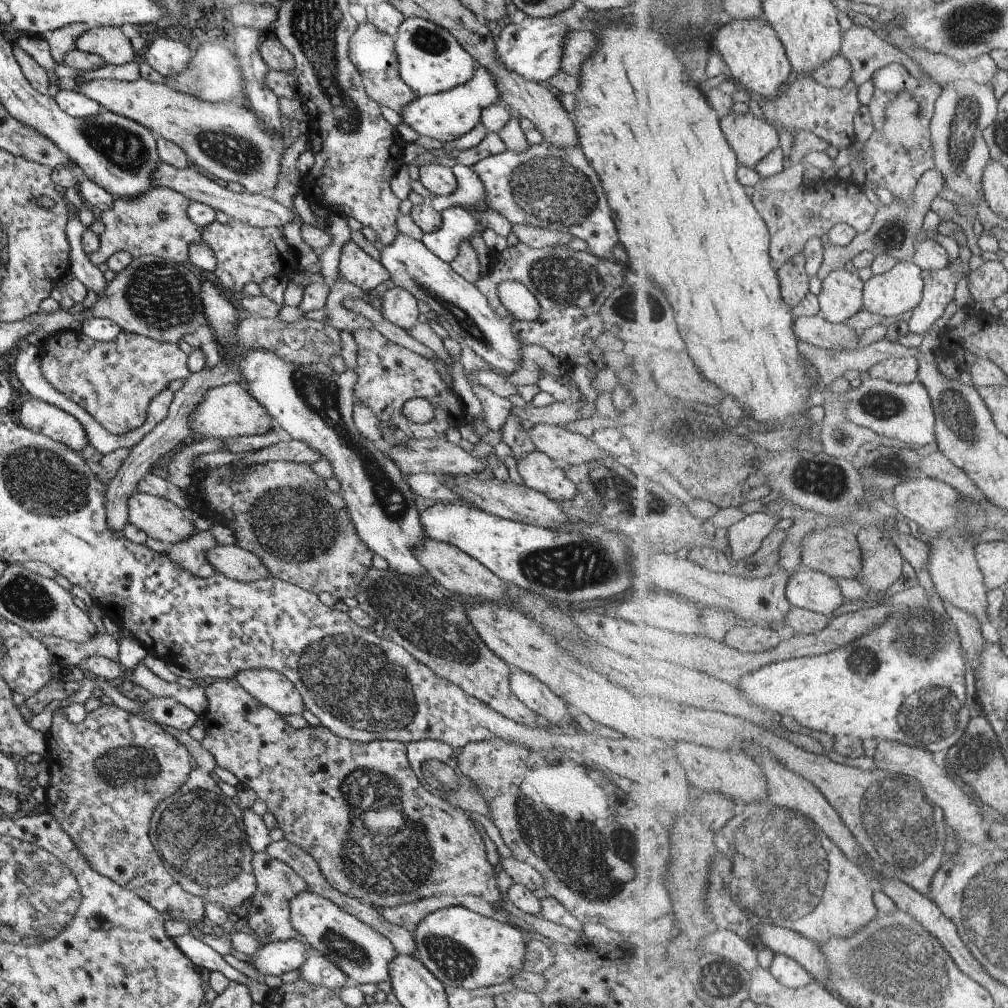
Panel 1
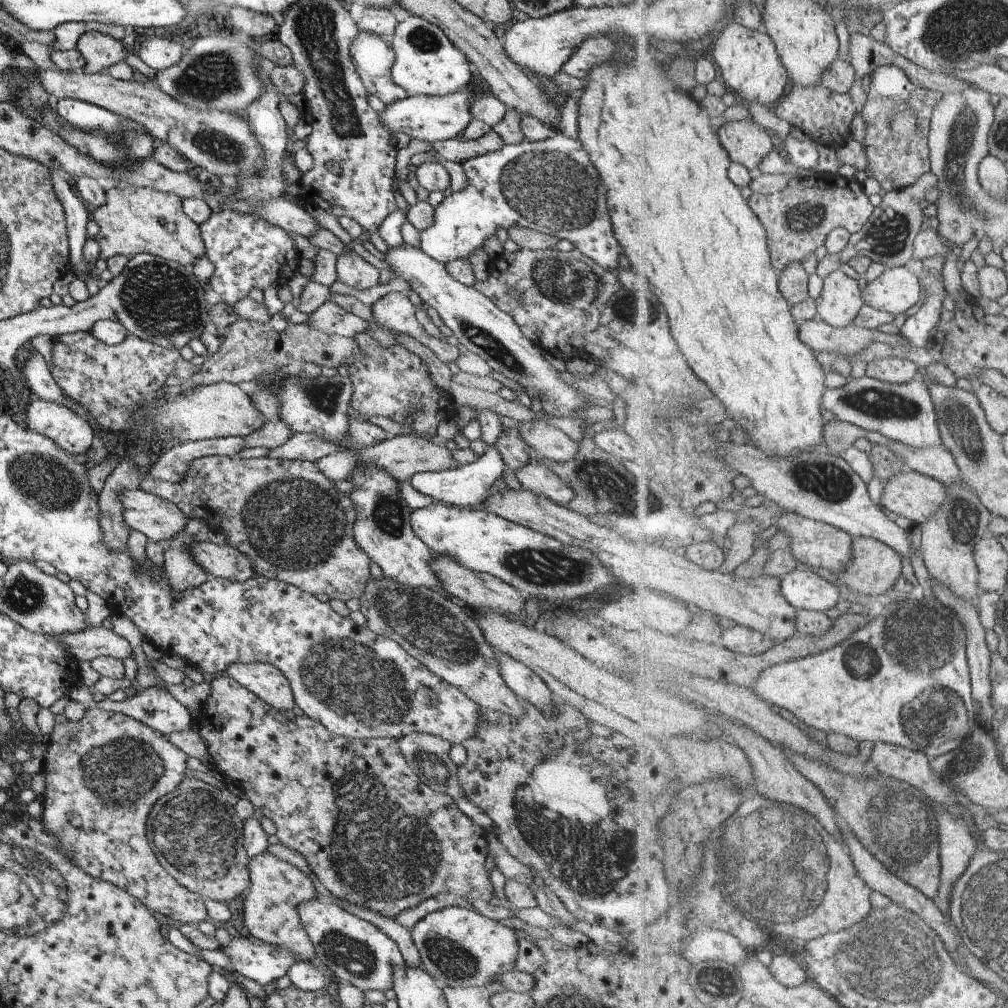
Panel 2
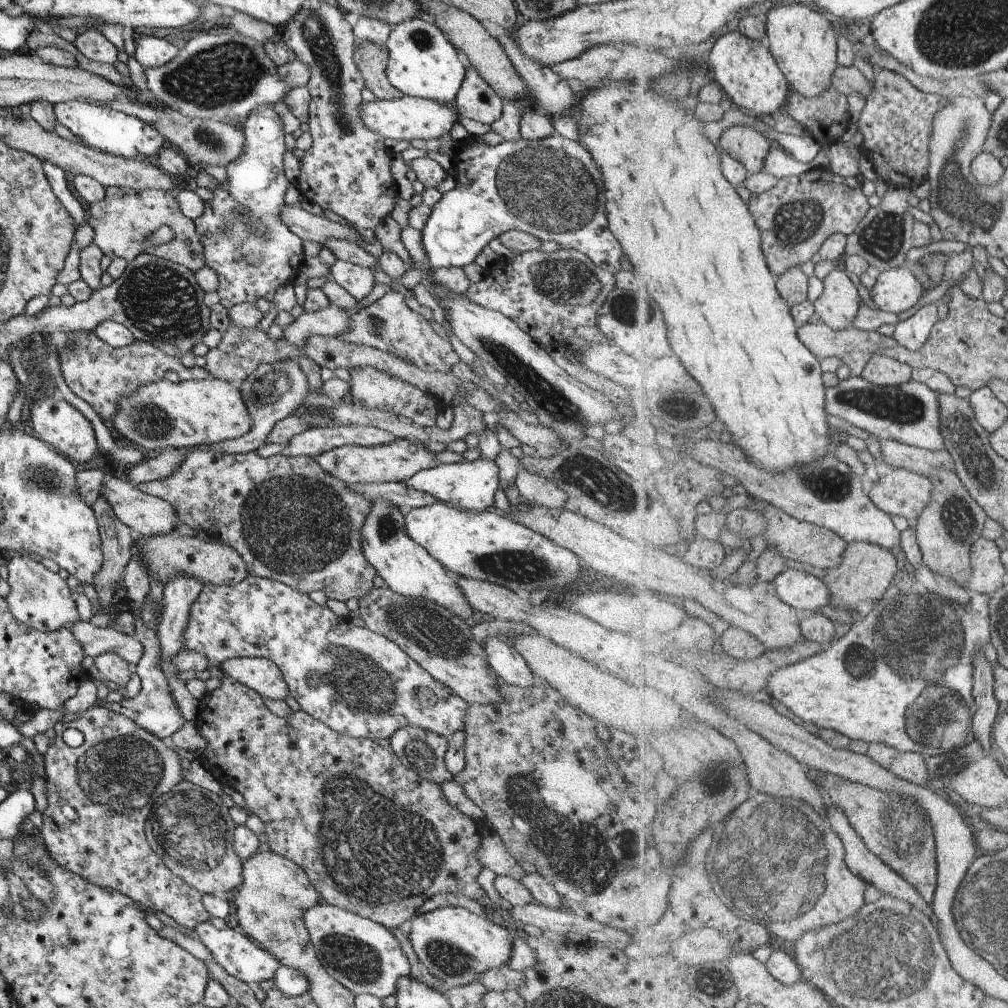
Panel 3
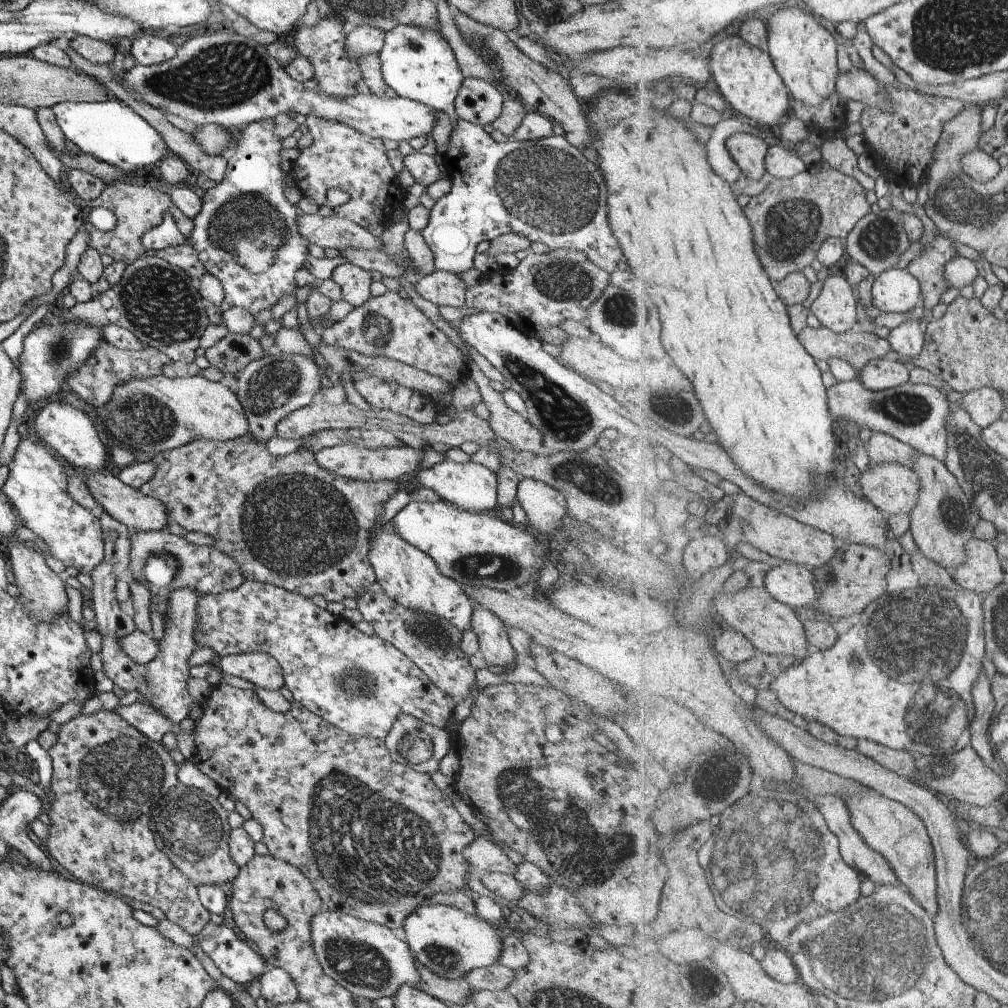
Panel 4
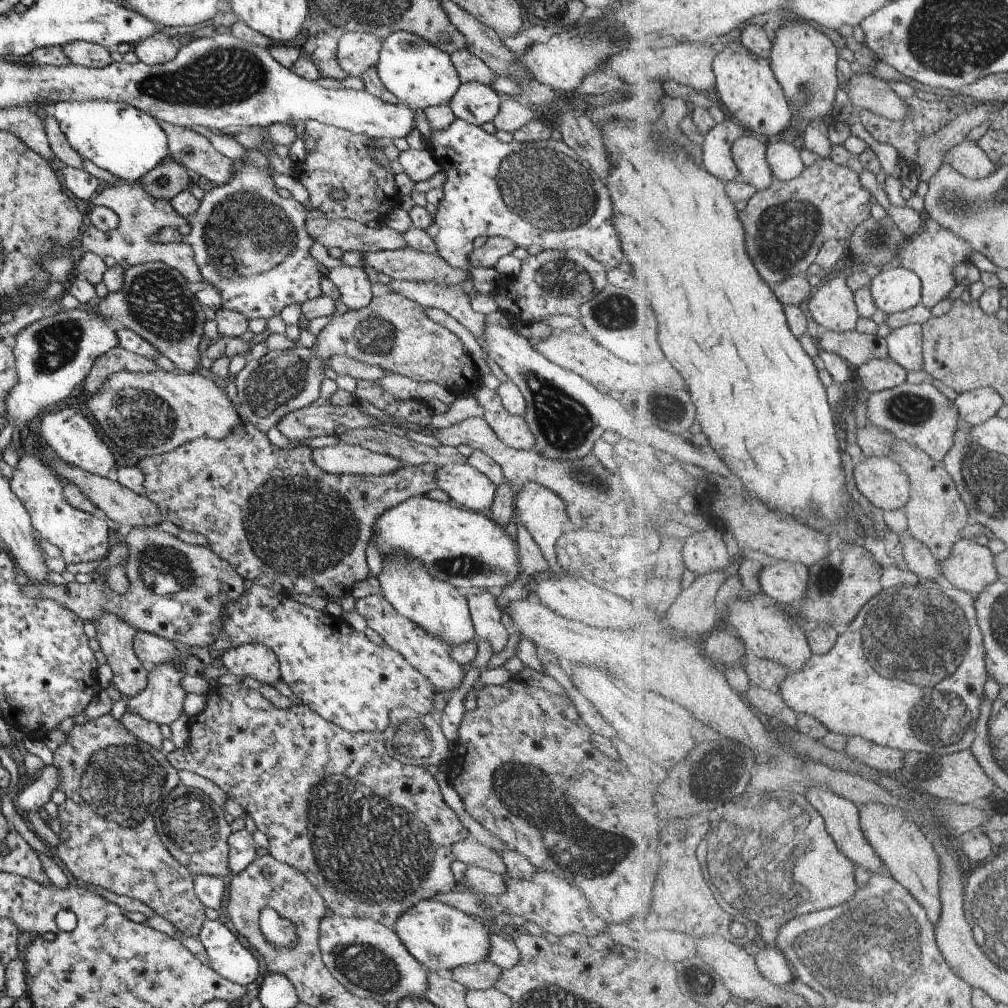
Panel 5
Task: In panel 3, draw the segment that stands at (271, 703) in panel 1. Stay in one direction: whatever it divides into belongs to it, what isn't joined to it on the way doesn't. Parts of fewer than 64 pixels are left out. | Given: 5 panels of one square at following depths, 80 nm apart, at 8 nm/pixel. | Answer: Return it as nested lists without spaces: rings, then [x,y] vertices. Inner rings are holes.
[[[245,657],[224,660],[220,670],[263,698],[283,700],[289,695],[280,670],[266,658]]]

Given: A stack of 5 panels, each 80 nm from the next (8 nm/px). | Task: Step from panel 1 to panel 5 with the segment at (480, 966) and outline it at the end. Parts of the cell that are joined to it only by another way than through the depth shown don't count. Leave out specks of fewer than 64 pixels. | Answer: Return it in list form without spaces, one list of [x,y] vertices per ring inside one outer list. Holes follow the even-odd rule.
[[[435,898],[419,901],[397,917],[393,925],[401,944],[424,970],[448,975],[455,967],[472,965],[488,958],[490,934],[483,925]]]

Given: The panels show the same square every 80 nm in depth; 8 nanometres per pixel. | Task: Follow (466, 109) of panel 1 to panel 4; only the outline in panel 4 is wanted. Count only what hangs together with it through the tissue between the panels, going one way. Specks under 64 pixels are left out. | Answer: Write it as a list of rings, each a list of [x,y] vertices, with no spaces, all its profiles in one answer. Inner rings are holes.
[[[233,30],[219,31],[215,34],[193,36],[187,42],[176,48],[176,53],[158,65],[137,65],[128,71],[122,70],[120,83],[129,90],[136,90],[138,96],[161,114],[167,112],[175,114],[187,122],[204,126],[214,124],[227,130],[238,131],[250,122],[263,119],[273,119],[276,114],[287,113],[292,116],[299,112],[307,116],[315,113],[317,117],[331,119],[345,123],[361,134],[381,140],[409,140],[413,137],[424,137],[431,132],[436,123],[436,110],[420,102],[403,97],[378,97],[357,93],[345,97],[335,97],[317,90],[305,90],[302,83],[295,82],[282,66],[267,54],[263,45],[257,44],[253,39],[238,35]]]

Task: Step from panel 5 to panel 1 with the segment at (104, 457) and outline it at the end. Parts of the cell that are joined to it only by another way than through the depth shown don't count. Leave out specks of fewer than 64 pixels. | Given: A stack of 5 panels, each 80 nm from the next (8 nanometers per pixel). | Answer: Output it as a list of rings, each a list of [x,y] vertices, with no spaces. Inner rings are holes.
[[[31,397],[29,400],[22,402],[21,406],[16,409],[19,413],[20,424],[29,430],[44,434],[47,438],[60,442],[71,450],[78,452],[87,444],[85,431],[77,422],[77,419],[56,406]]]

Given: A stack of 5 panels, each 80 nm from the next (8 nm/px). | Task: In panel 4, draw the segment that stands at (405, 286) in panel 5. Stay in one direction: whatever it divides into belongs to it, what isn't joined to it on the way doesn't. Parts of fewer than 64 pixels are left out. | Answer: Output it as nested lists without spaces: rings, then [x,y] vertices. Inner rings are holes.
[[[434,269],[421,277],[414,286],[421,298],[429,300],[435,306],[454,306],[464,308],[465,283],[457,273]]]

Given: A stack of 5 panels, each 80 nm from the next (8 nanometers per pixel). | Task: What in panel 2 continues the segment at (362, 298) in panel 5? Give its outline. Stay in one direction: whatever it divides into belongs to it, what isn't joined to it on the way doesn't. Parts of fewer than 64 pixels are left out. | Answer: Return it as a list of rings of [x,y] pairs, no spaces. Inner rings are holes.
[[[353,249],[336,256],[336,280],[355,290],[370,289],[377,285],[379,269],[357,255]]]

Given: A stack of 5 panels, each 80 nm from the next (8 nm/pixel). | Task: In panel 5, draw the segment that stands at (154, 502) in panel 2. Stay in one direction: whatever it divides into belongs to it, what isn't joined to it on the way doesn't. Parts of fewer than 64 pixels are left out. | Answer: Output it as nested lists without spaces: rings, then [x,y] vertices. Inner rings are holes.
[[[63,461],[46,462],[57,475],[66,478],[69,483],[73,483],[77,488],[97,507],[102,510],[105,516],[115,523],[115,526],[123,528],[123,530],[133,527],[154,527],[162,520],[159,507],[151,502],[147,497],[137,495],[127,487],[120,485],[117,481],[110,477],[102,477],[93,473],[84,471],[79,467],[68,465]]]

